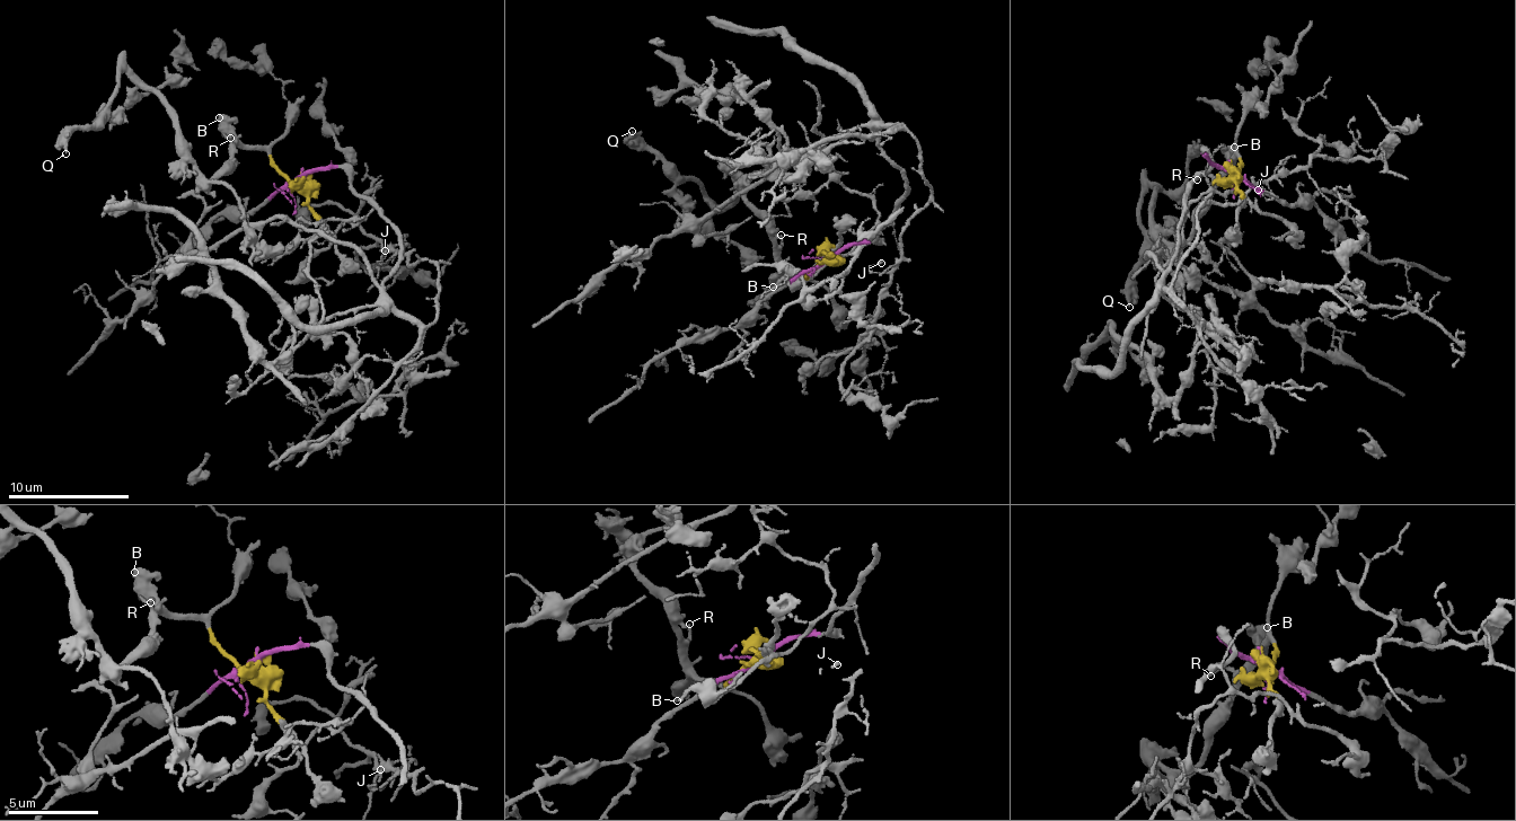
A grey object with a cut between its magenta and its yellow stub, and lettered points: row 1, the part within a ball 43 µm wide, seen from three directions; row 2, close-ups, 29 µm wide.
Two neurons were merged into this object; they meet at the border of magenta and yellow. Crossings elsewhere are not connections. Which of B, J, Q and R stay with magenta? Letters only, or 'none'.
J

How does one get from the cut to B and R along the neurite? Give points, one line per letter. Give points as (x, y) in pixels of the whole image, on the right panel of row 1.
B: (1234, 171), (1242, 159), (1230, 164), (1235, 147)
R: (1234, 171), (1242, 159), (1236, 158), (1224, 169), (1198, 181)

